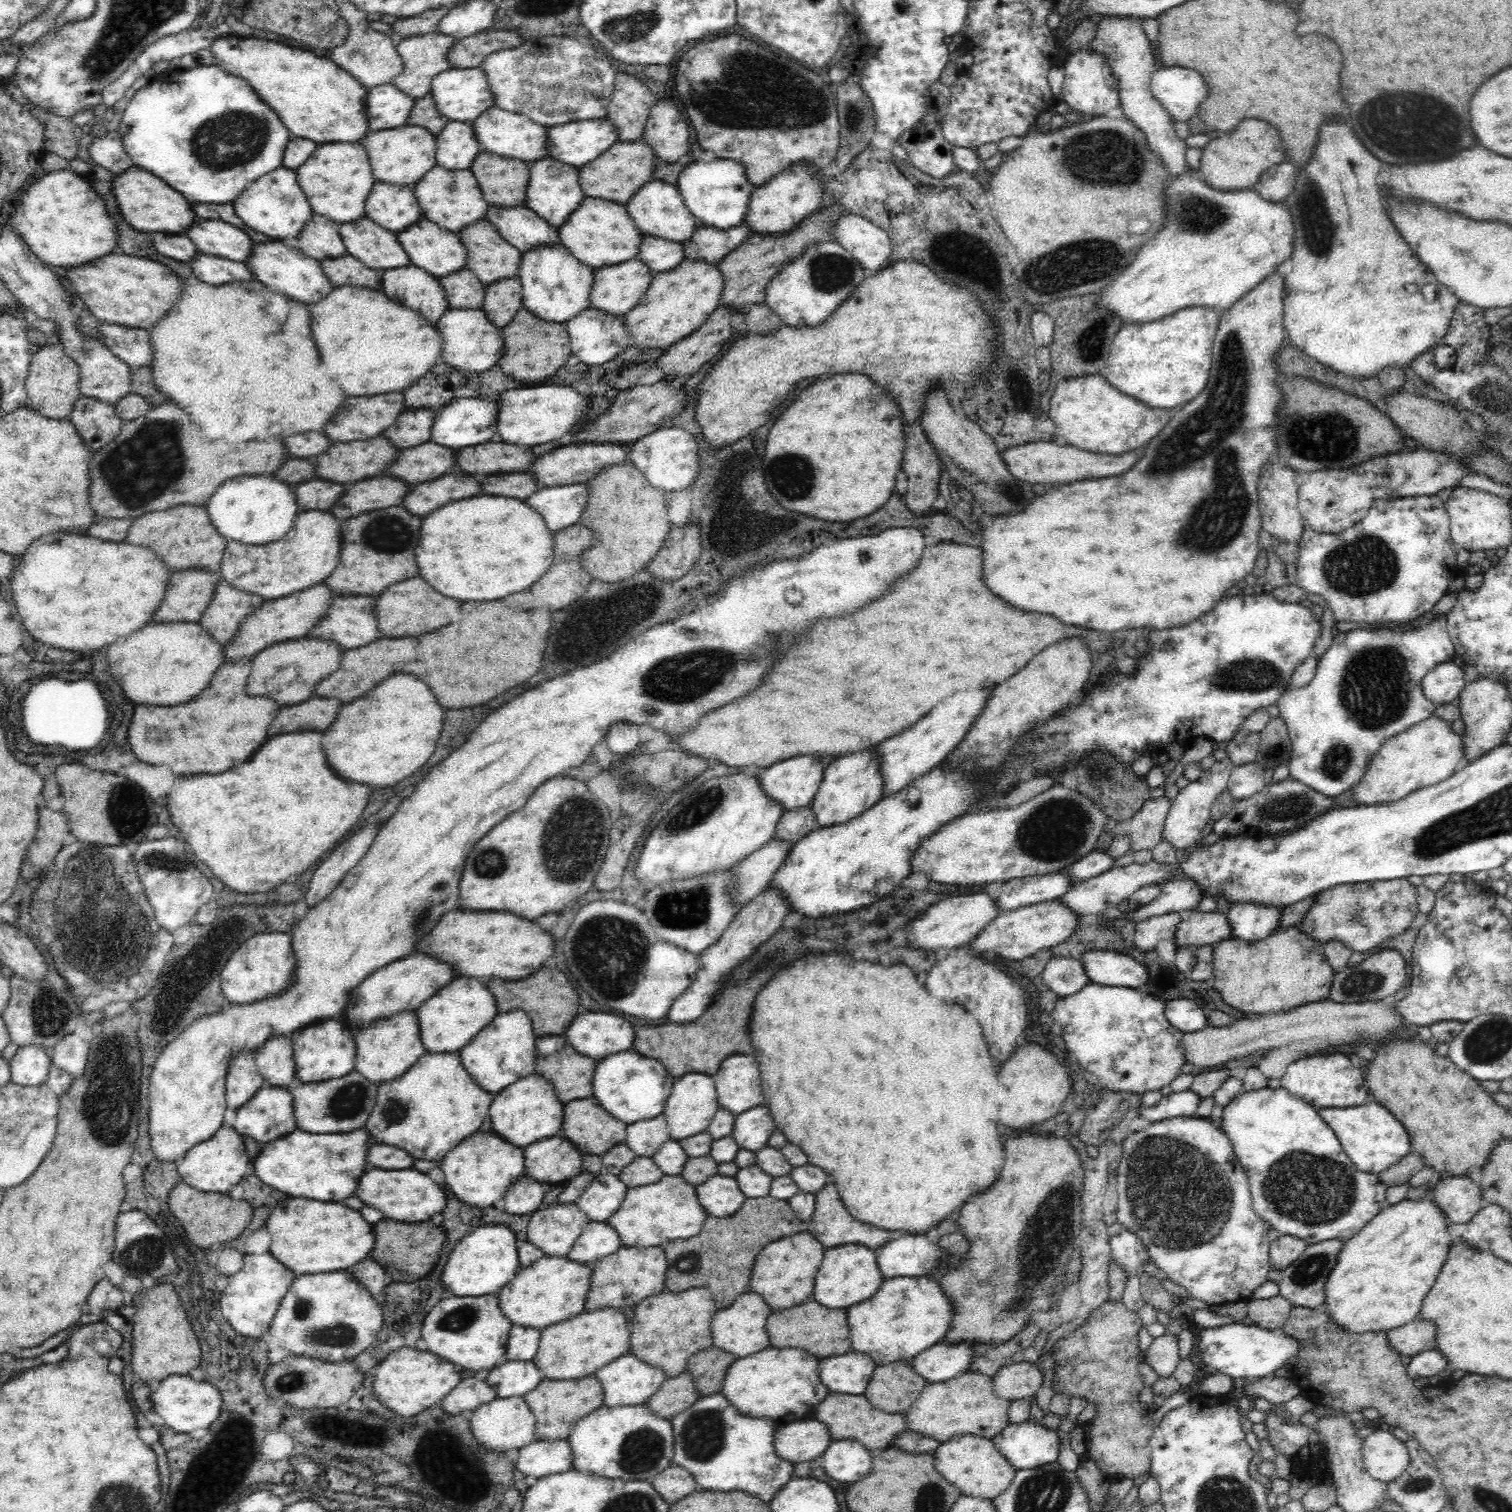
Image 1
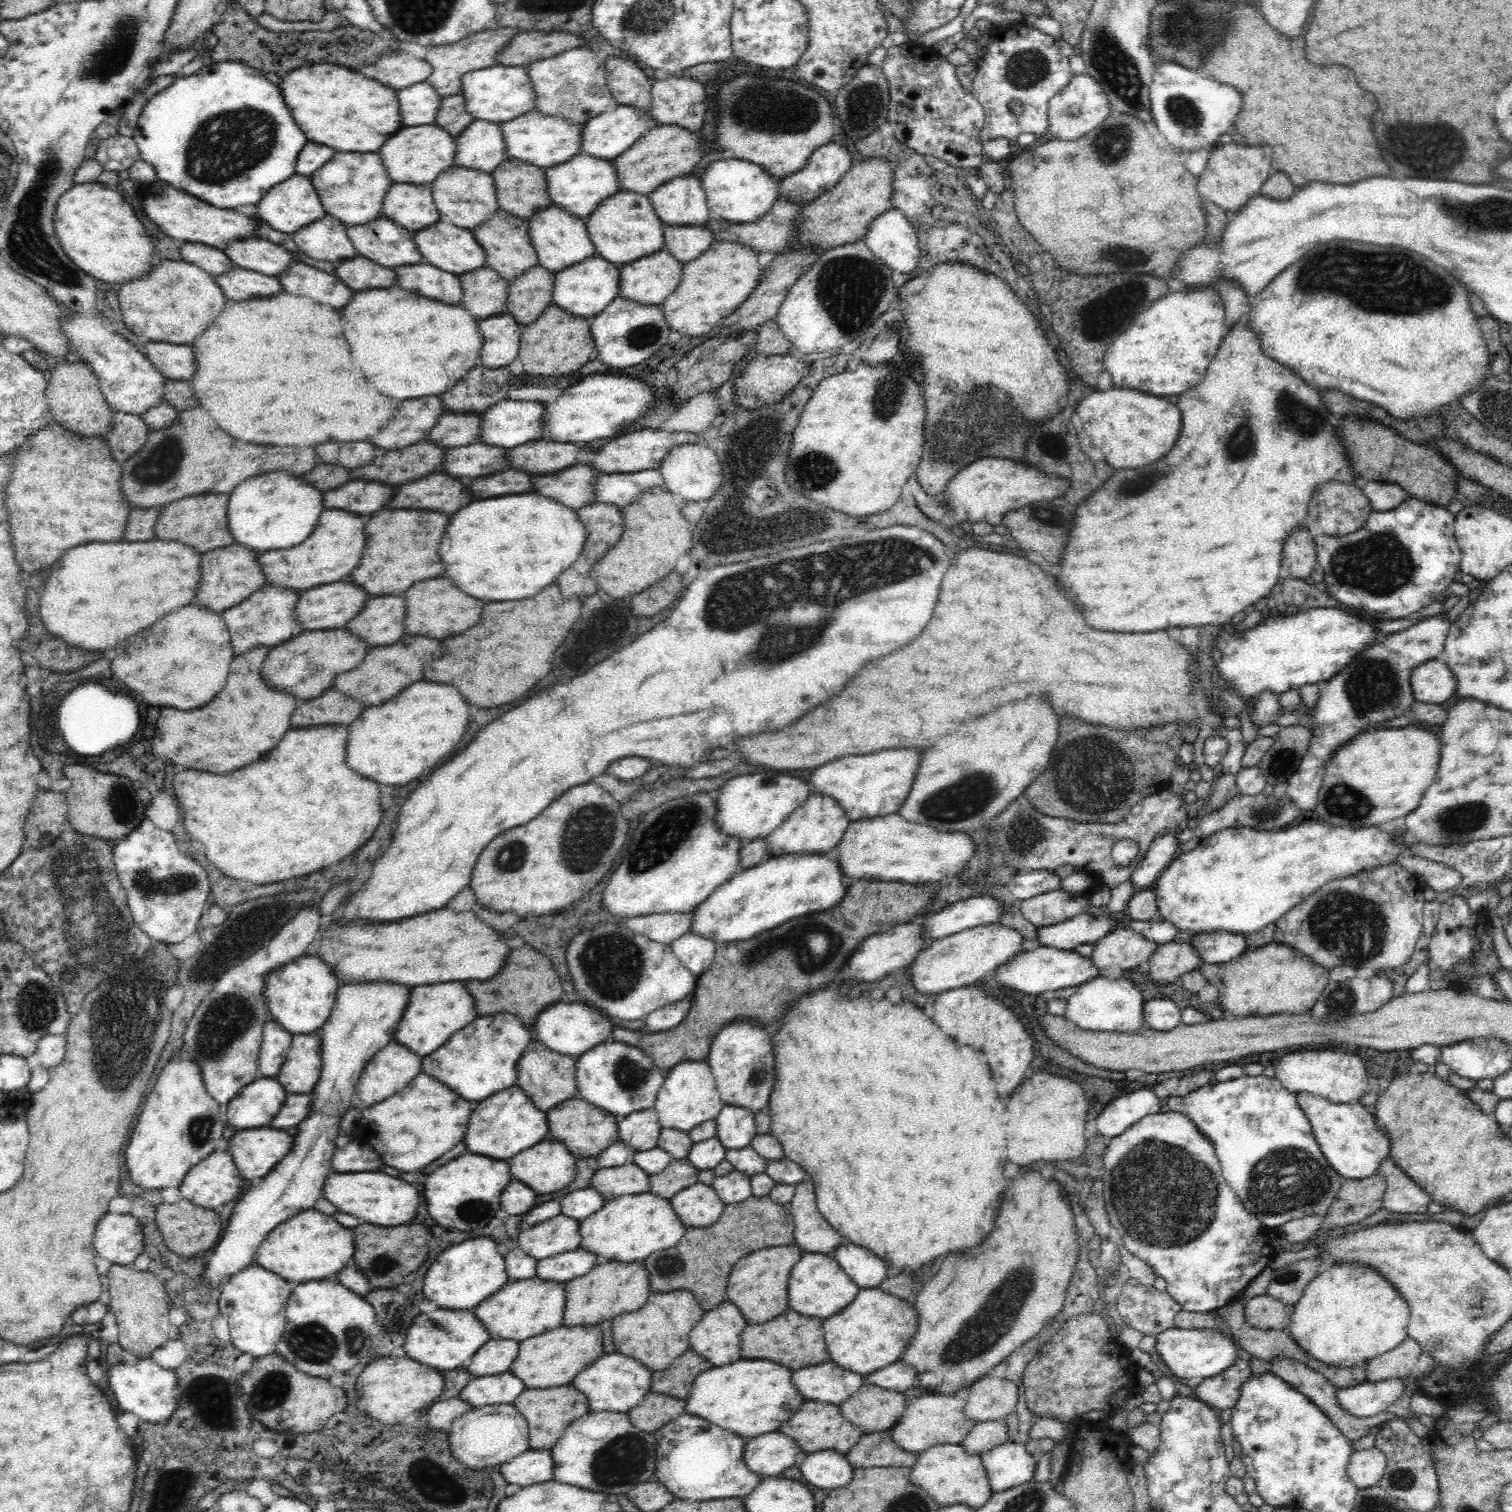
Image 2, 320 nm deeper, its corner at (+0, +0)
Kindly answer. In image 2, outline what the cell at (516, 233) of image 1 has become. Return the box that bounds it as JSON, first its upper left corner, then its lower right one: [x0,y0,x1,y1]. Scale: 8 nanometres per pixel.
[527,205,596,273]

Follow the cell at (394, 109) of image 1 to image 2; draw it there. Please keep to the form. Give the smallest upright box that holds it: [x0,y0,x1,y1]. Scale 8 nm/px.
[398,81,444,126]

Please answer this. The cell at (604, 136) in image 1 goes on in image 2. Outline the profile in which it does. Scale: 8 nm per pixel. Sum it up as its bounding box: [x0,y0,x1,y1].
[581,105,654,160]

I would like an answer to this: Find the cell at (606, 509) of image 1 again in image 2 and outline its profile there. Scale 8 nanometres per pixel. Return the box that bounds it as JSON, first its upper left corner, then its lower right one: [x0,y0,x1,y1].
[591,489,693,598]

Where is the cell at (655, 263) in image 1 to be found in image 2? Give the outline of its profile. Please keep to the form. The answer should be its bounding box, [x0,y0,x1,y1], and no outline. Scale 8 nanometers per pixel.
[664,224,715,262]

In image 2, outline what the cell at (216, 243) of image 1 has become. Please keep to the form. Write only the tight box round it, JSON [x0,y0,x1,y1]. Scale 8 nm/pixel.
[224,240,298,277]

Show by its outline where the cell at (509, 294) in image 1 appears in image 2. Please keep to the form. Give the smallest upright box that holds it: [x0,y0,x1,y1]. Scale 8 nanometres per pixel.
[505,263,555,326]

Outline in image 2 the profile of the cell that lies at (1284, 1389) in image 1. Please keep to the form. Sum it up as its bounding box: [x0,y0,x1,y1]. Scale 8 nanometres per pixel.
[1187,1358,1252,1412]

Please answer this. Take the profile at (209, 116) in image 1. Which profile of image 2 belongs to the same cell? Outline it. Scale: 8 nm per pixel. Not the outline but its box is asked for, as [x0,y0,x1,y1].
[133,62,308,208]

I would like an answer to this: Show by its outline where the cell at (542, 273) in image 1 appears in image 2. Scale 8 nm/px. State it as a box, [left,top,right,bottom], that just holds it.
[553,256,620,317]

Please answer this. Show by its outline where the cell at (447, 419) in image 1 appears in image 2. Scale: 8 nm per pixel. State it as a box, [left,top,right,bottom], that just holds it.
[480,399,545,448]

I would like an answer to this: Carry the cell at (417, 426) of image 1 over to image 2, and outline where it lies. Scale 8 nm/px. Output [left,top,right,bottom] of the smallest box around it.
[426,412,482,449]

